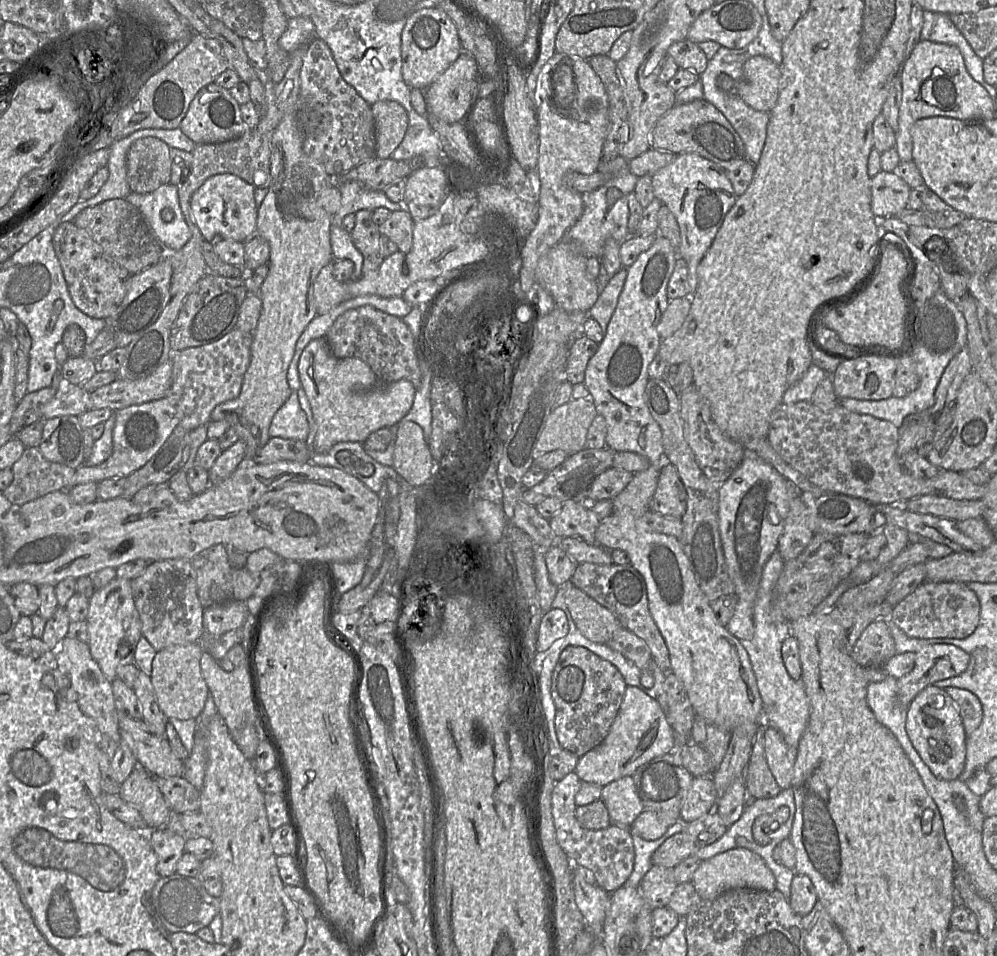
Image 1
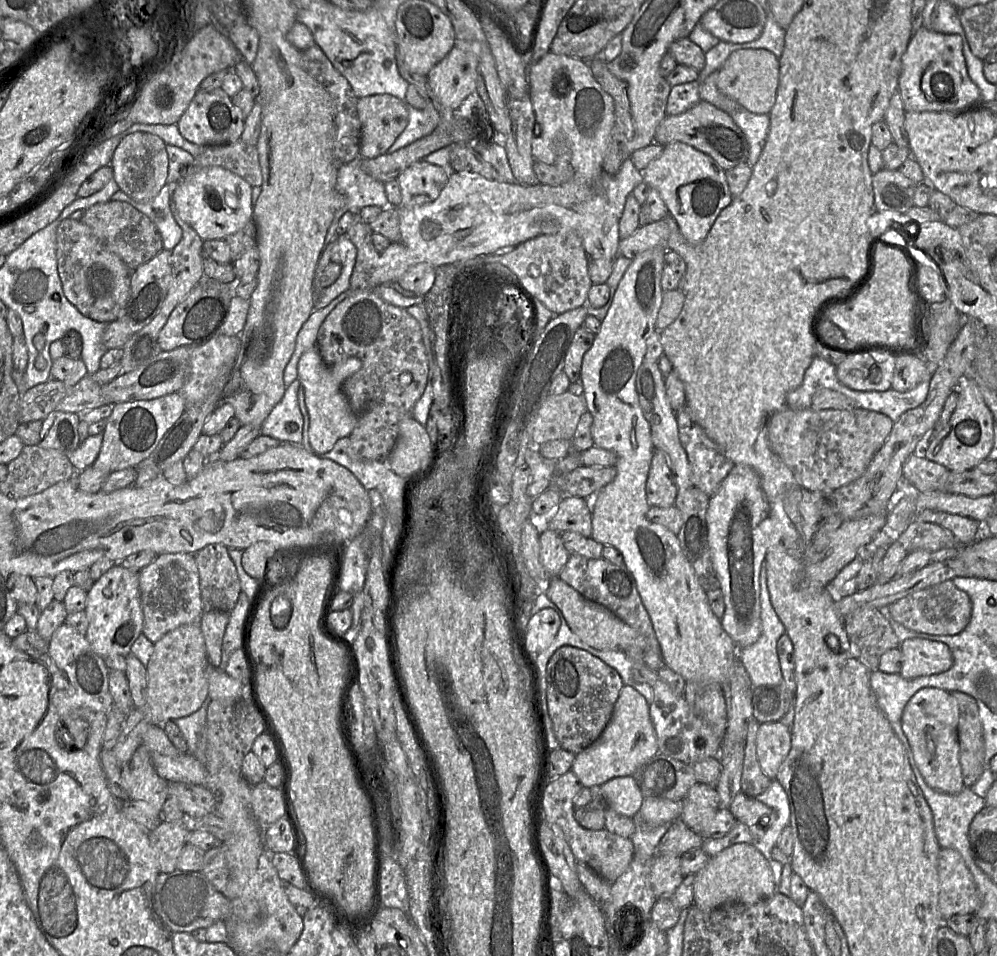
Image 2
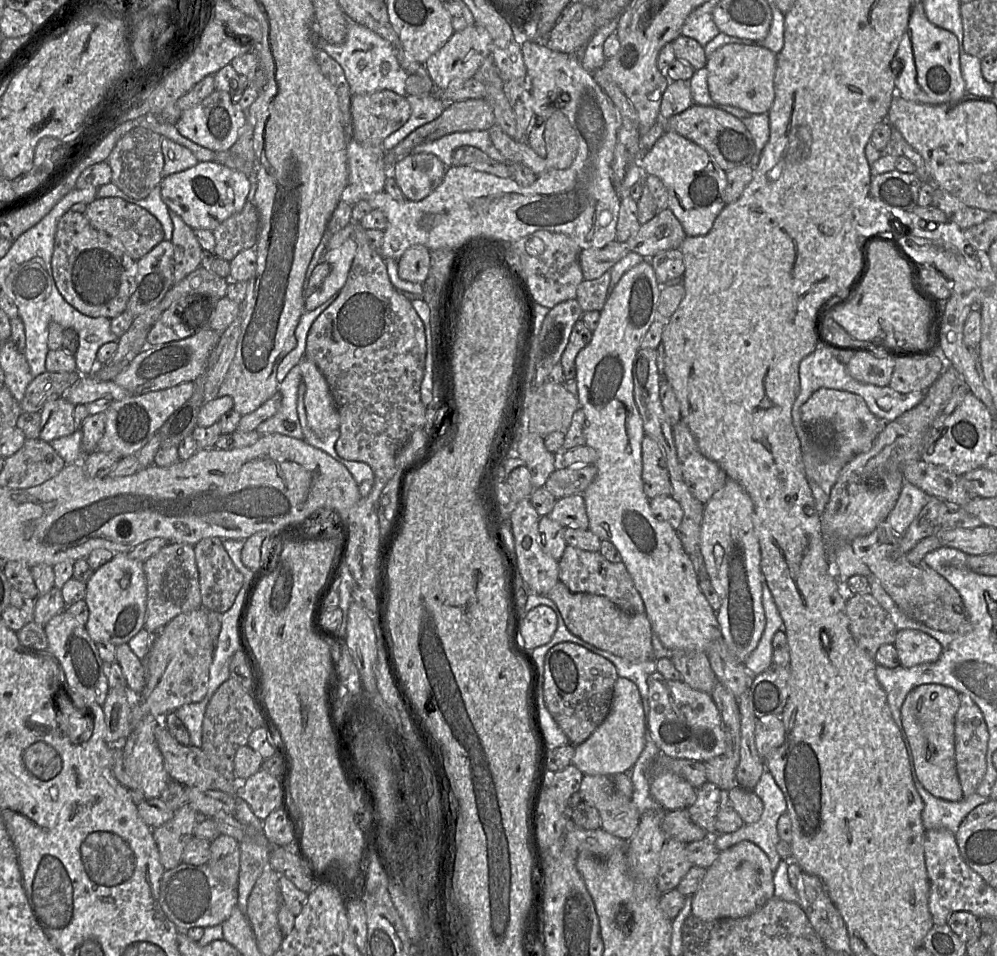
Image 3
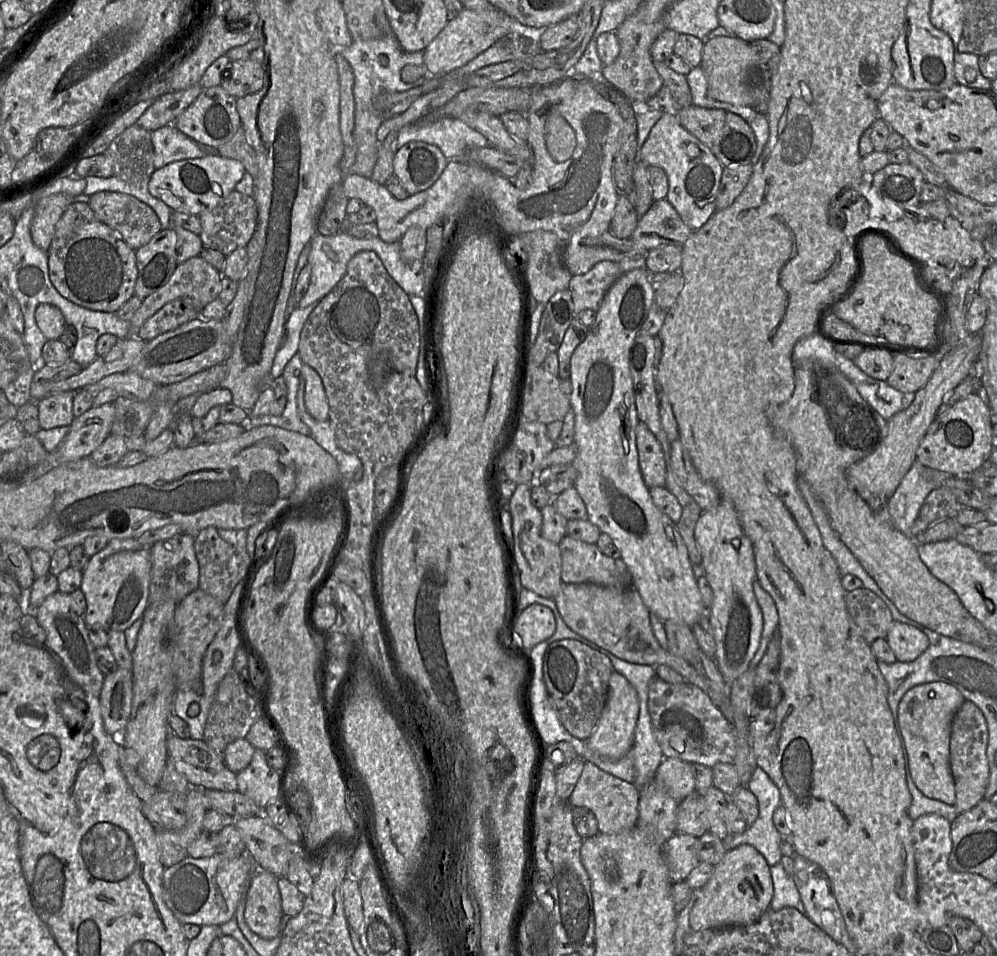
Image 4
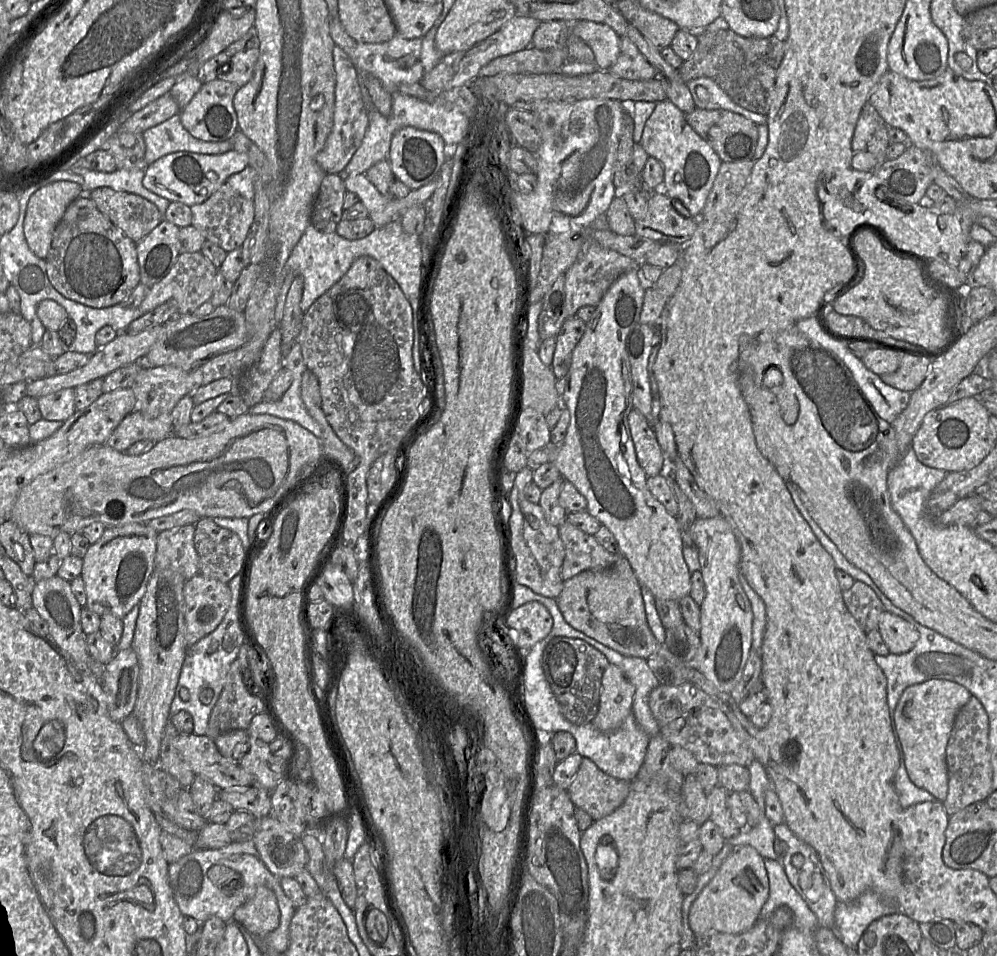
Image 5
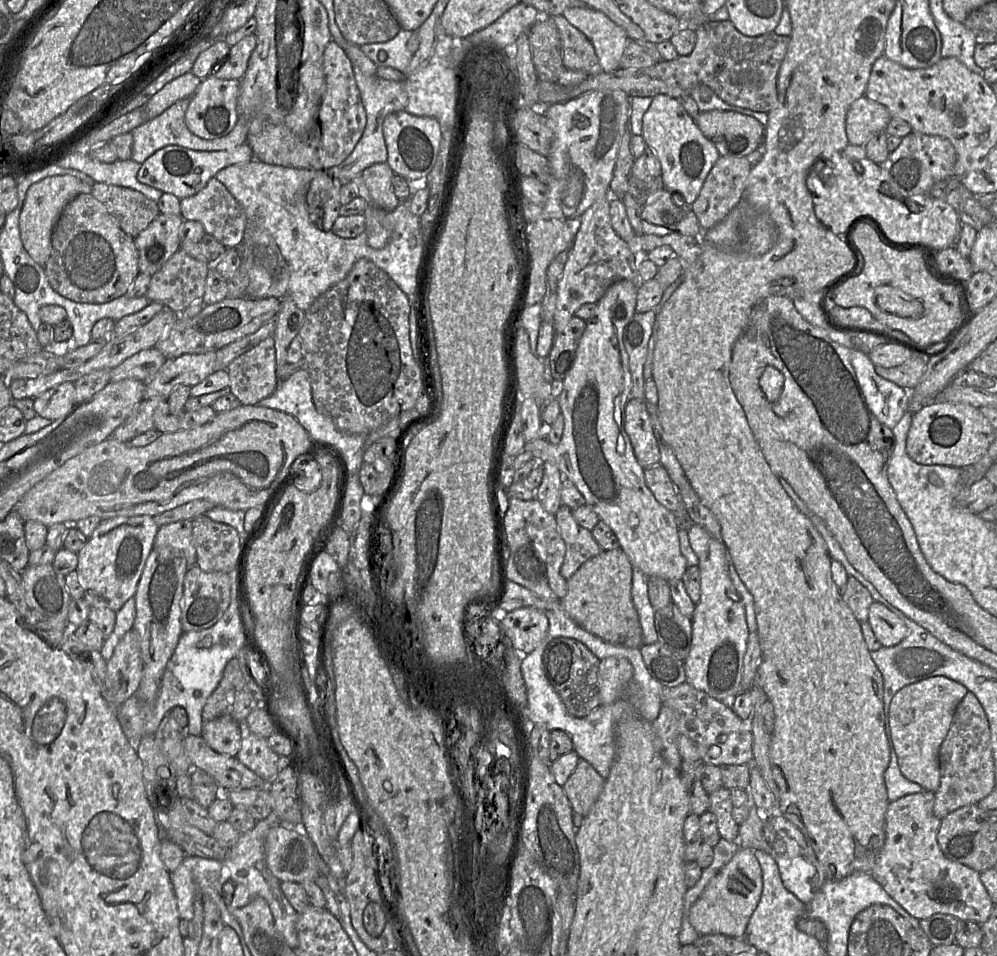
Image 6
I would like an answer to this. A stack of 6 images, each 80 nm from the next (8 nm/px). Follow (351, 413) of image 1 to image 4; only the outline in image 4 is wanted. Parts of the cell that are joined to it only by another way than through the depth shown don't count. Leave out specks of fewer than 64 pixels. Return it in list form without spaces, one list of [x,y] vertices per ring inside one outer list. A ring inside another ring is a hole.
[[[306,363],[302,365],[305,378],[305,405],[310,415],[318,421],[329,419],[329,403],[320,375]]]

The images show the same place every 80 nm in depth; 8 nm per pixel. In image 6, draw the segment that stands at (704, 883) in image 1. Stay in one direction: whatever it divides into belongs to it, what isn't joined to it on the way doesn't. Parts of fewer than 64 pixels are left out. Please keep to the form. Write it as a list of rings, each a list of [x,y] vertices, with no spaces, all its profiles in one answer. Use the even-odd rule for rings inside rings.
[[[739,847],[732,859],[710,880],[693,903],[689,910],[689,922],[701,936],[720,934],[731,938],[744,938],[762,889],[762,870],[754,851]]]

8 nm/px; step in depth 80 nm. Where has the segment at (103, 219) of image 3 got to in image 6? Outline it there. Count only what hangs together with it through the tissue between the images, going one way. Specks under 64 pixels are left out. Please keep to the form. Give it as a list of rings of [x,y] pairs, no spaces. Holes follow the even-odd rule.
[[[95,182],[91,194],[133,238],[160,214],[157,202],[131,188]]]

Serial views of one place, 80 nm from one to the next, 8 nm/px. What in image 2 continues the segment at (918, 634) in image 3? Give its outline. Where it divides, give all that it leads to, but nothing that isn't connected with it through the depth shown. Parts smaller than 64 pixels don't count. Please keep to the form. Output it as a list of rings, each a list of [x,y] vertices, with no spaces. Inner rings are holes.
[[[910,638],[900,643],[902,654],[901,676],[914,679],[947,671],[953,664],[949,647],[937,641]]]

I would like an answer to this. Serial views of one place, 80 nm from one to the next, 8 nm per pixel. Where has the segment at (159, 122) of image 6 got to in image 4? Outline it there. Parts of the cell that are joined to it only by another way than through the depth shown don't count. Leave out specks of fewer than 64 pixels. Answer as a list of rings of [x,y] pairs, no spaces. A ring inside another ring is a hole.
[[[174,124],[151,132],[156,169],[184,159],[202,158],[207,152],[197,142],[182,133]]]

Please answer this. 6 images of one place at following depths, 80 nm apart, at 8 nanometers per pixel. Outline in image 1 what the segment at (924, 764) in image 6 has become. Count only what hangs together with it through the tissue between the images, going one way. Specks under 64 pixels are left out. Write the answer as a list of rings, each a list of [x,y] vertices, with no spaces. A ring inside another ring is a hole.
[[[933,685],[921,691],[908,706],[905,727],[914,749],[935,777],[959,779],[965,766],[966,733],[955,701],[944,689]]]

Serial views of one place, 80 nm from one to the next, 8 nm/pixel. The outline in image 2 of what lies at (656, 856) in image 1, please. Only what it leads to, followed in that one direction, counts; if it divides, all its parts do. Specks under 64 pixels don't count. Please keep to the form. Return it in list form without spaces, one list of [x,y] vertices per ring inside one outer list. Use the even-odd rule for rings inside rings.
[[[681,820],[672,822],[658,845],[658,855],[671,854],[682,856],[687,851],[700,848],[704,838],[690,829]]]

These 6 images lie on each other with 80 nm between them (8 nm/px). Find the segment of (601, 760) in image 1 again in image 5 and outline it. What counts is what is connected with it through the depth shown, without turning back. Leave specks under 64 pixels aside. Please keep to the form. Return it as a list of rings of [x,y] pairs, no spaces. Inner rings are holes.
[[[610,663],[603,672],[598,712],[591,722],[602,732],[618,729],[632,713],[635,687],[625,673]]]

